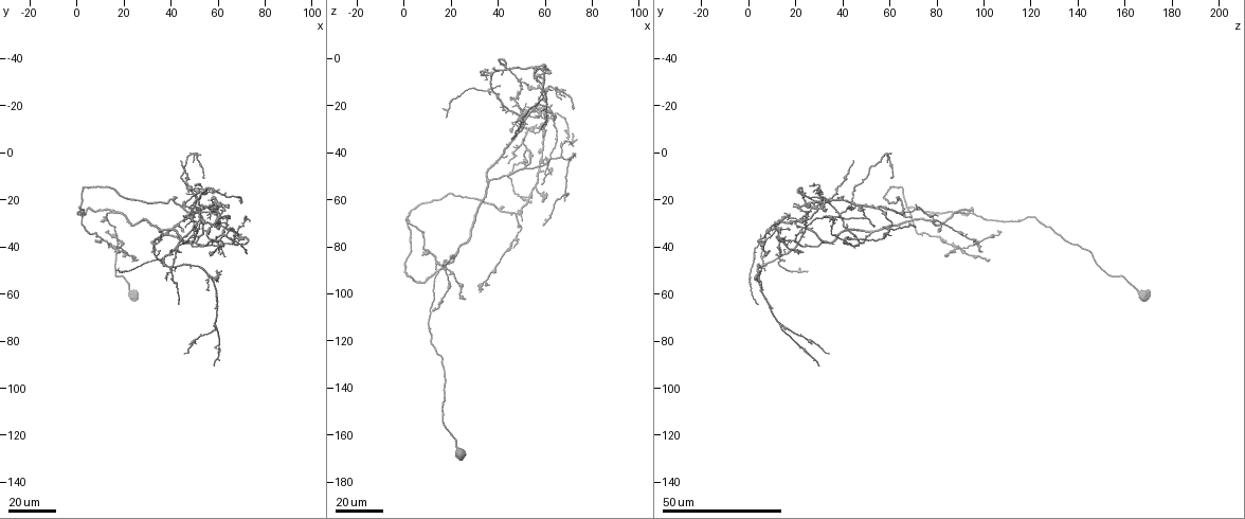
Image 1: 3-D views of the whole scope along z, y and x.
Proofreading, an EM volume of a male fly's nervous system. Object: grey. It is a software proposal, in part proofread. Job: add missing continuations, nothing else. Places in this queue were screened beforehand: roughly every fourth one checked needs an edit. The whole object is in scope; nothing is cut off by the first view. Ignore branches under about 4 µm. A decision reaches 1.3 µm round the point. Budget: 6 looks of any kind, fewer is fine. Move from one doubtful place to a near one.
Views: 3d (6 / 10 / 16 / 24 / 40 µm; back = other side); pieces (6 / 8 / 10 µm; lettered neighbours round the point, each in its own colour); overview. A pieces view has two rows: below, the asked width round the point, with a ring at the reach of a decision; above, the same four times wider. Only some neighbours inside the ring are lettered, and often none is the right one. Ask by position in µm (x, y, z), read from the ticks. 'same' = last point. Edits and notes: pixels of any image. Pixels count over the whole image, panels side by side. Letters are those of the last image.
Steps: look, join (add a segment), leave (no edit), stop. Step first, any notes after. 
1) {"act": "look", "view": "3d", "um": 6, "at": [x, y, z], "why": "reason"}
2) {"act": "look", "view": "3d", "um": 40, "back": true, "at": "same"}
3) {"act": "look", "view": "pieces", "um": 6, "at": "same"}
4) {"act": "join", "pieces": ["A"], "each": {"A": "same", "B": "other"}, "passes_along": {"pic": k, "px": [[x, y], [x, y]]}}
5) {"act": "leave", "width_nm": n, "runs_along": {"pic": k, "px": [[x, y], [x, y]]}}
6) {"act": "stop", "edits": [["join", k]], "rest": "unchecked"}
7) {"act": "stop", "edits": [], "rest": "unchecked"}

{"act": "look", "view": "3d", "um": 24, "at": [43, 19, 63], "why": "an open end"}

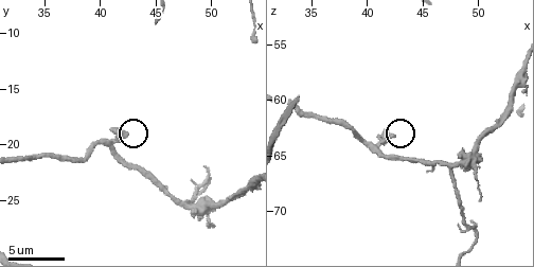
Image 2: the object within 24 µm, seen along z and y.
{"act": "look", "view": "pieces", "um": 6, "at": [42.2, 19.2, 63.4]}

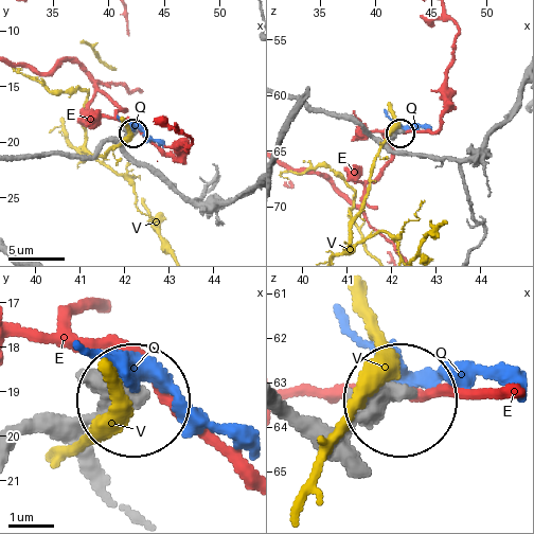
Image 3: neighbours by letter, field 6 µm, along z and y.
{"act": "leave", "each": {"E": "other", "Q": "other", "V": "other"}, "found": "no lettered segment goes on from it"}

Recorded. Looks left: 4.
{"act": "look", "view": "3d", "um": 16, "at": [51, 33, 10], "why": "thin end"}

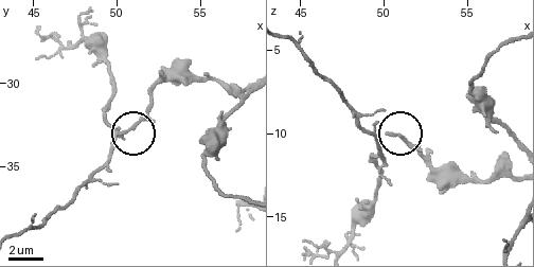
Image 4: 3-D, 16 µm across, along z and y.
{"act": "look", "view": "pieces", "um": 10, "at": [50.2, 33.0, 10.0]}

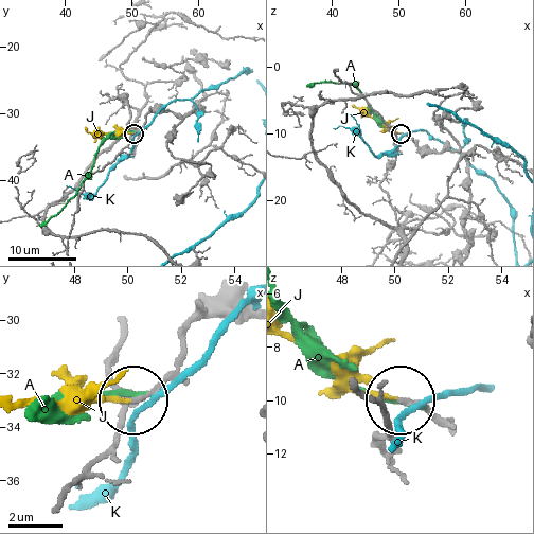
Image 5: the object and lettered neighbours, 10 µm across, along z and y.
{"act": "join", "pieces": ["J"], "each": {"A": "other", "J": "same", "K": "other"}, "passes_along": {"pic": 5, "px": [[145, 119], [131, 134], [92, 134], [85, 127]]}, "found": "the neuron continues"}

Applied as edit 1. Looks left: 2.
{"act": "stop", "edits": [["join", 5]], "rest": "unchecked"}

